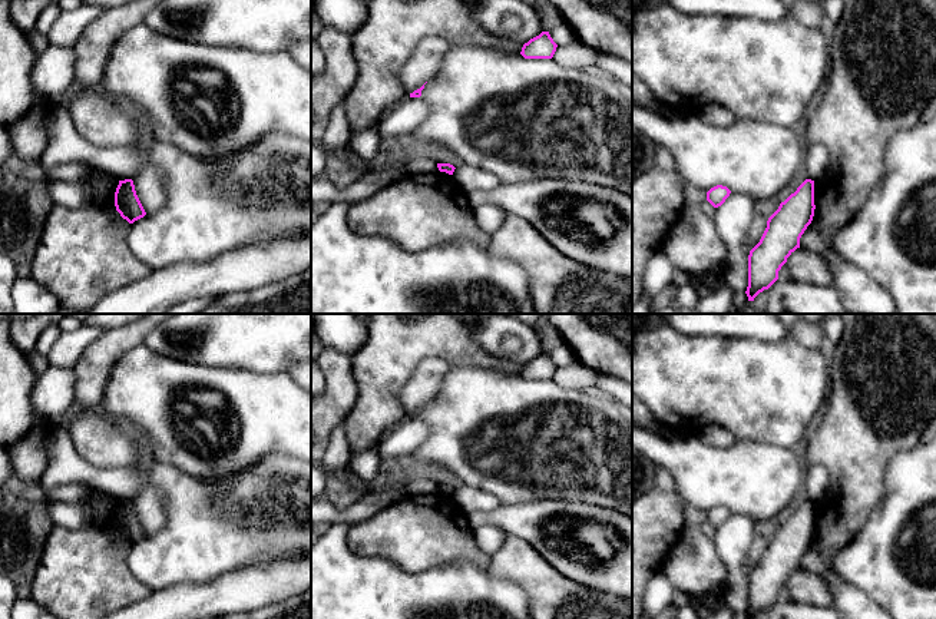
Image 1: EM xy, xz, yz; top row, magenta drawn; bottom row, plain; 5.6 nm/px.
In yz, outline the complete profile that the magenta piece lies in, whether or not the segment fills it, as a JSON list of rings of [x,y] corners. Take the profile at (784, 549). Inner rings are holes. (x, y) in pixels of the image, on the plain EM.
[[[806,500],[768,539],[760,563],[748,576],[748,619],[755,619],[778,600],[787,579],[800,569],[800,559],[811,544],[814,530],[814,502]]]

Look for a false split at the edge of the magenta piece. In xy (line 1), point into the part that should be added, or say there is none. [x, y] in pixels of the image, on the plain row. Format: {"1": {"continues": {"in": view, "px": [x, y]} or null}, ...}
{"1": {"continues": null}}

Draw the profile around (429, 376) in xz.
[[[439,357],[423,360],[401,391],[401,404],[407,414],[420,410],[440,390],[452,365]]]

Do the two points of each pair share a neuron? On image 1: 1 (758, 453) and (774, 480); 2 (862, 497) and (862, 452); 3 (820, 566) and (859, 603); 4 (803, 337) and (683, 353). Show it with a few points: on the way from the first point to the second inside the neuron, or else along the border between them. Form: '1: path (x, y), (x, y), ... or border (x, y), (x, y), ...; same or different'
1: path (758, 460), (758, 464), (767, 473); same
2: path (862, 486), (862, 463); same
3: path (830, 576), (849, 595); same
4: border (791, 336), (807, 347), (819, 348); different

